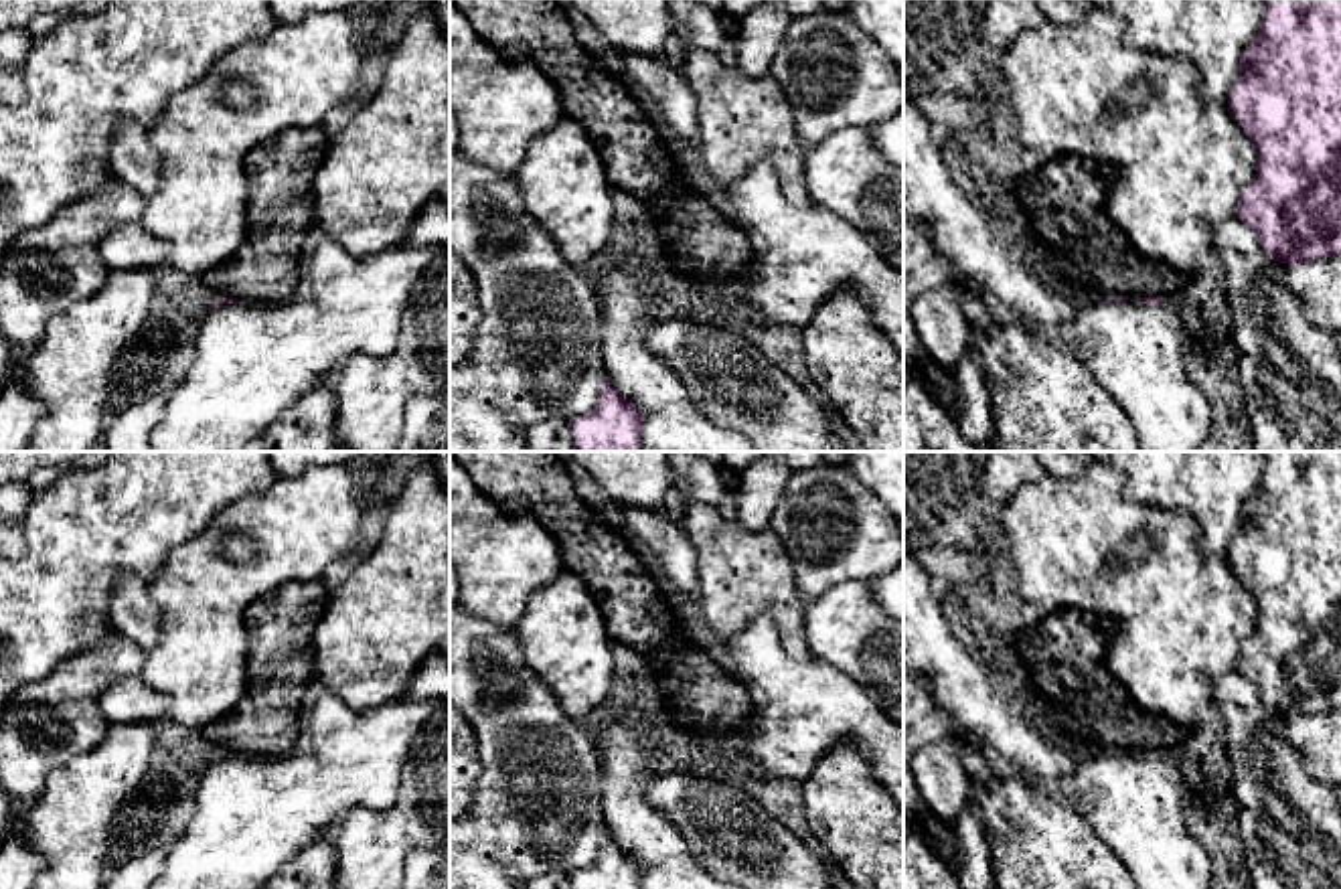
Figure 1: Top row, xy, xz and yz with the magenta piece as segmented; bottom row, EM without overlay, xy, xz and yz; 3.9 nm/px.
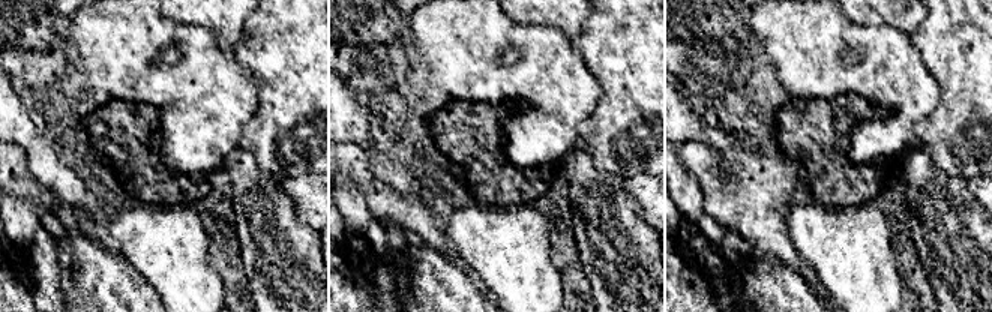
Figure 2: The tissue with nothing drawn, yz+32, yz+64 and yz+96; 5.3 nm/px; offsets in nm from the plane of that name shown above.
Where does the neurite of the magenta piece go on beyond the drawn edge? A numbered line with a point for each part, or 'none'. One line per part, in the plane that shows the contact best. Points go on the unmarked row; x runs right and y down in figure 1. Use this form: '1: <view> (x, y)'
1: yz (1135, 806)

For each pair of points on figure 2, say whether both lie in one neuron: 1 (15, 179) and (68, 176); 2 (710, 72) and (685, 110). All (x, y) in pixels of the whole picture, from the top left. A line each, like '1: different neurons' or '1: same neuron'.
1: different neurons
2: different neurons

